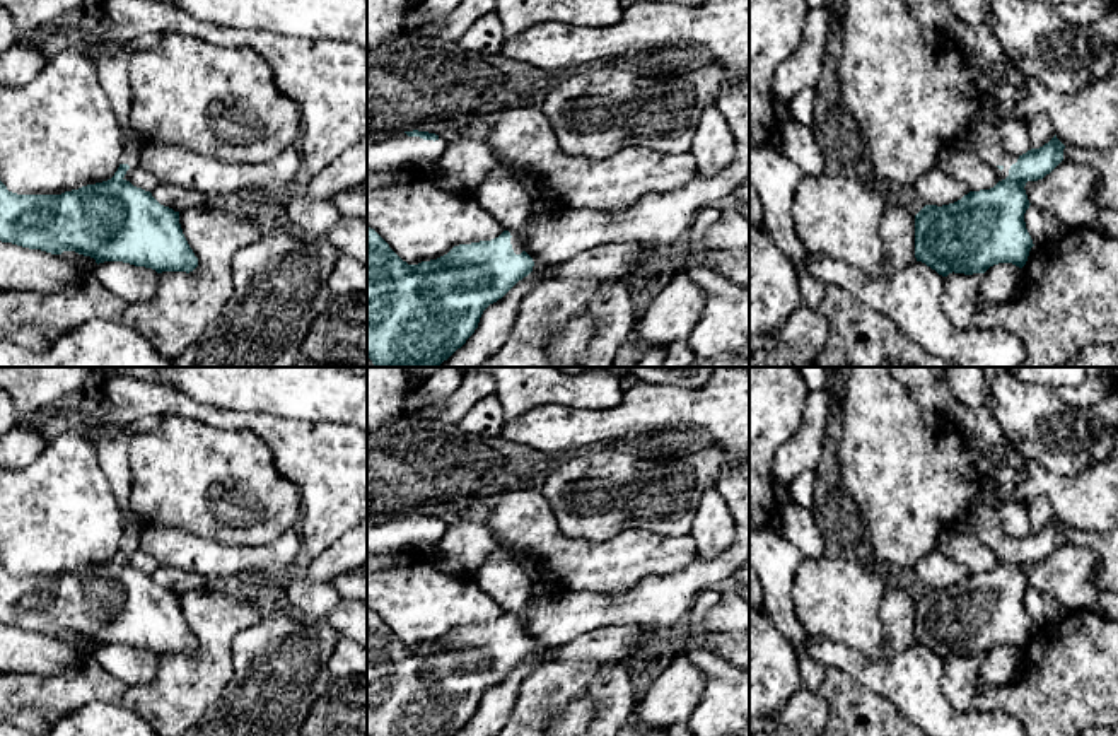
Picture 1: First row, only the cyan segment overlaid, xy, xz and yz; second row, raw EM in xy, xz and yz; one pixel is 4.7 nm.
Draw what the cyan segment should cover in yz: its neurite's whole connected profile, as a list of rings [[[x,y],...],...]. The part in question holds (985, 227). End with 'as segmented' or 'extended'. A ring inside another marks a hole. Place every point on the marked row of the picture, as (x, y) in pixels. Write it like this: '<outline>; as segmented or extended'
[[[975,113],[963,131],[952,138],[952,145],[975,152],[999,174],[999,183],[990,190],[970,191],[961,200],[949,205],[925,205],[915,215],[915,258],[939,275],[949,273],[985,273],[999,263],[1012,263],[1022,268],[1034,246],[1026,229],[1024,213],[1029,208],[1026,183],[1043,179],[1062,161],[1065,145],[1057,135],[1039,149],[1031,149],[1022,155],[1009,154],[999,137],[997,125],[987,121],[981,113]]]; extended

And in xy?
[[[123,135],[119,167],[111,179],[61,195],[17,195],[0,181],[0,241],[51,254],[75,251],[94,258],[97,265],[123,261],[157,273],[193,272],[198,258],[183,234],[179,212],[130,183],[130,174],[140,166],[142,147],[137,137]]]; extended

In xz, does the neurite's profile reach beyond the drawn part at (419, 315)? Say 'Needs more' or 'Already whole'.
Needs more

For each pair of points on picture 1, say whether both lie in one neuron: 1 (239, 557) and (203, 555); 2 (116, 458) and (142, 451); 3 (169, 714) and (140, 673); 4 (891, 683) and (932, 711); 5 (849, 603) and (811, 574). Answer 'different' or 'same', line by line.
1: same
2: different
3: different
4: same
5: same

